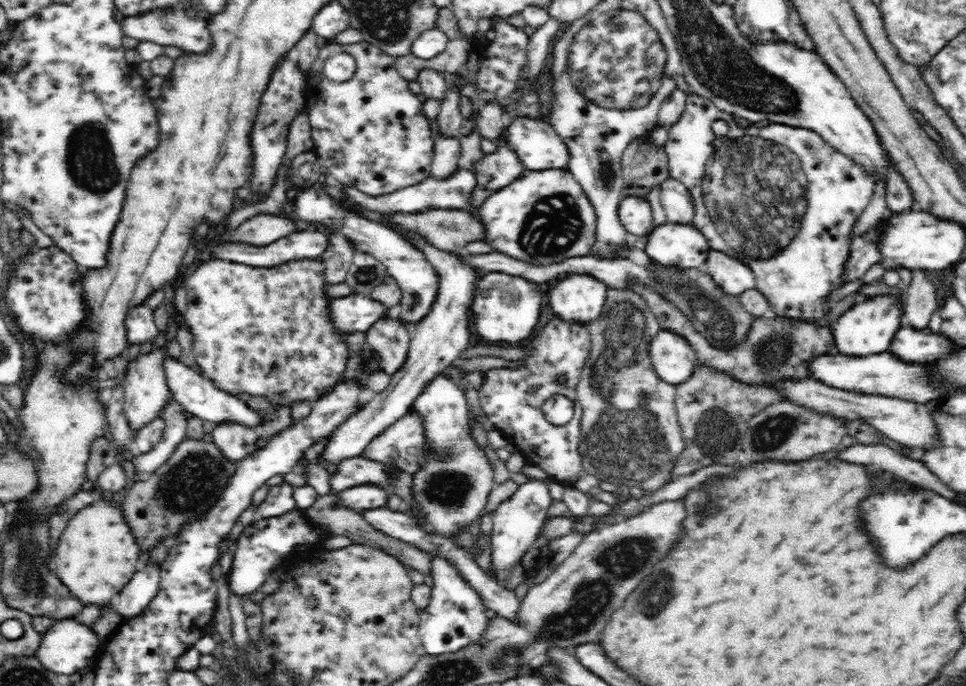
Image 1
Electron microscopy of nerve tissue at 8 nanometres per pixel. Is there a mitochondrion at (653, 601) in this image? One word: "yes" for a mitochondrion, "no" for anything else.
yes

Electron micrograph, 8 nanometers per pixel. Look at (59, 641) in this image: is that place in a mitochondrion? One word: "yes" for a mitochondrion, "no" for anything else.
no

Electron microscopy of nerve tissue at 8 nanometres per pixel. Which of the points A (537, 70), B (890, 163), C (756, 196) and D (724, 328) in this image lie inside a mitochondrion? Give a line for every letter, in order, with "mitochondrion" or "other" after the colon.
A: other
B: other
C: mitochondrion
D: mitochondrion

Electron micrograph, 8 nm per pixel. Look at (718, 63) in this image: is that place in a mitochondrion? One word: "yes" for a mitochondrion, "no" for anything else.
yes

